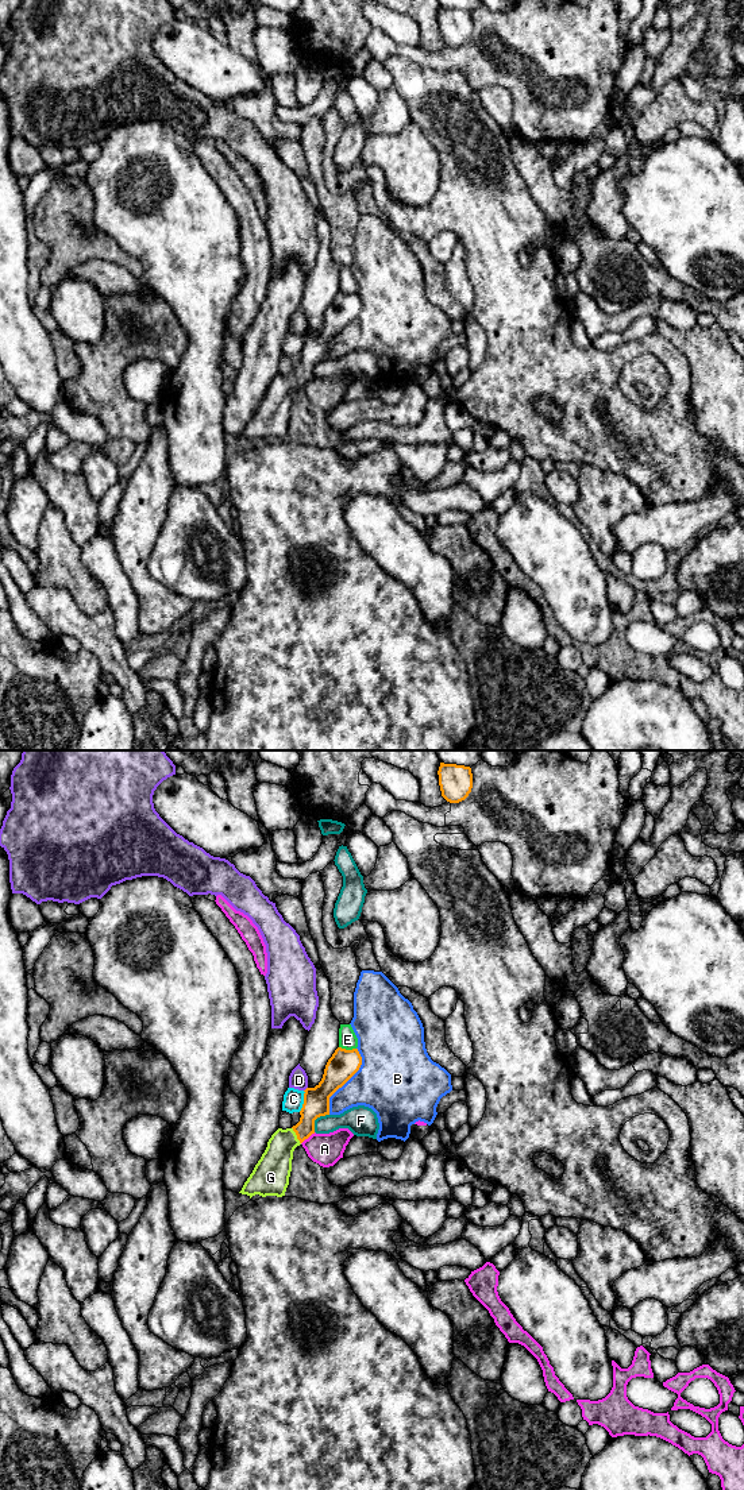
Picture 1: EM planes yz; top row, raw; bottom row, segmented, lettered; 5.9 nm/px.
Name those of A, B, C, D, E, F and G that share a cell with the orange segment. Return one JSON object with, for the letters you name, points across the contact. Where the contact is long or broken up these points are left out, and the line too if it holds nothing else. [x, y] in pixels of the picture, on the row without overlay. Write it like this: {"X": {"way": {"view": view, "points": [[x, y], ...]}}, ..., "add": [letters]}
{"G": {"way": {"view": "yz", "points": [[316, 344], [307, 367], [296, 378], [280, 394], [273, 413]]}}, "add": ["G"]}

